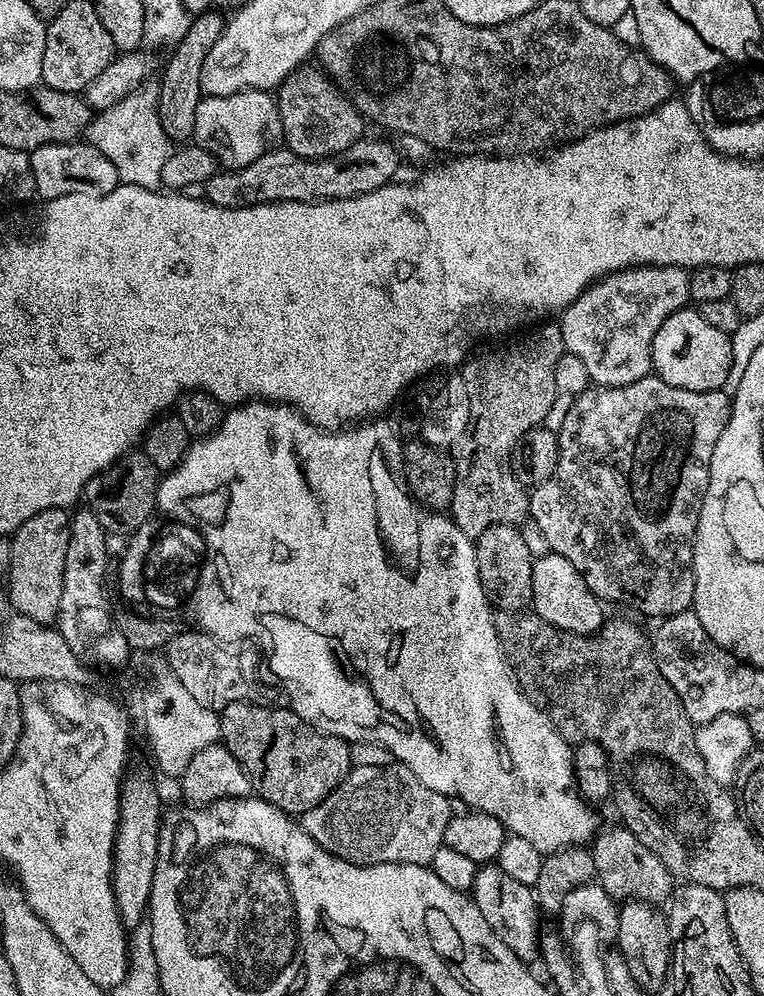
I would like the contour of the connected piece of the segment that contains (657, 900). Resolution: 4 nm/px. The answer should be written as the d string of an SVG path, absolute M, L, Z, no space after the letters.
M617 826L617 828L608 828L605 832L603 832L603 830L597 831L594 839L591 841L590 851L594 858L594 866L596 867L596 880L612 895L613 900L617 902L641 900L647 904L660 906L671 897L674 891L674 877L672 871L666 866L666 862L662 862L662 858L658 858L658 854L653 848L647 848L647 846L642 843L634 833L629 832L627 828Z

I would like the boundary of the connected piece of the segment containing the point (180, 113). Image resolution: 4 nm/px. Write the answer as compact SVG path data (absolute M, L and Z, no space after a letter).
M219 11L201 12L191 17L186 34L171 49L172 57L164 64L164 73L158 83L158 114L162 122L162 130L174 142L192 140L194 130L194 113L198 111L198 102L202 99L200 90L200 67L210 54L217 38L224 33L225 17Z

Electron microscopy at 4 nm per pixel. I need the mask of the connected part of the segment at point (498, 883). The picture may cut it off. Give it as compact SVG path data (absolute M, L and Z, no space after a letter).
M489 862L477 867L476 881L472 884L470 895L478 910L482 910L482 918L490 922L490 930L494 930L494 934L498 934L498 938L502 938L502 942L506 942L506 946L514 950L519 960L532 962L535 956L537 959L541 955L542 913L540 905L536 903L535 891L529 885L510 878L506 870L502 870L495 862Z

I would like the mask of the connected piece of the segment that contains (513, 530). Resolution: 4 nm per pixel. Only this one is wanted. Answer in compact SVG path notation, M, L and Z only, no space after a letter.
M495 524L488 527L475 539L475 561L478 562L480 581L485 591L492 597L493 603L501 611L517 612L527 609L533 596L533 562L535 557L530 554L530 548L517 525Z

